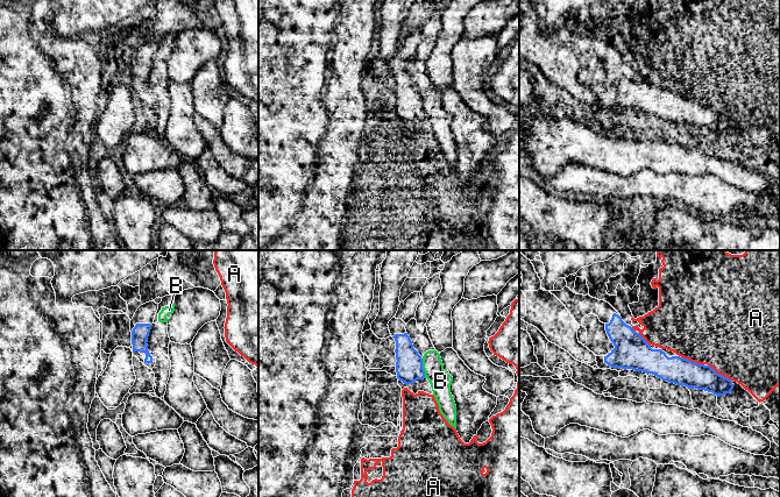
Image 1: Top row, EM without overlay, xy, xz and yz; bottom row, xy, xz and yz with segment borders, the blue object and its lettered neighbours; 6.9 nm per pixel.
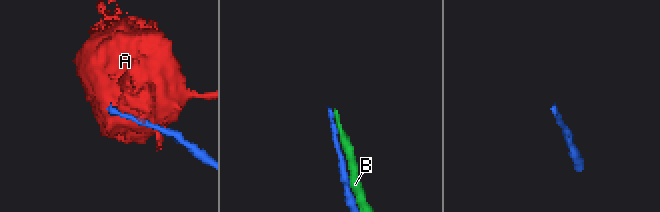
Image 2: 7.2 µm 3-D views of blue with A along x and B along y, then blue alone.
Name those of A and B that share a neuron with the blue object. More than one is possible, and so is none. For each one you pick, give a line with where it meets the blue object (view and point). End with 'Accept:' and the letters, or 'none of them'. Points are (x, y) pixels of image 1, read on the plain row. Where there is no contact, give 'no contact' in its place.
Accept: none of them

